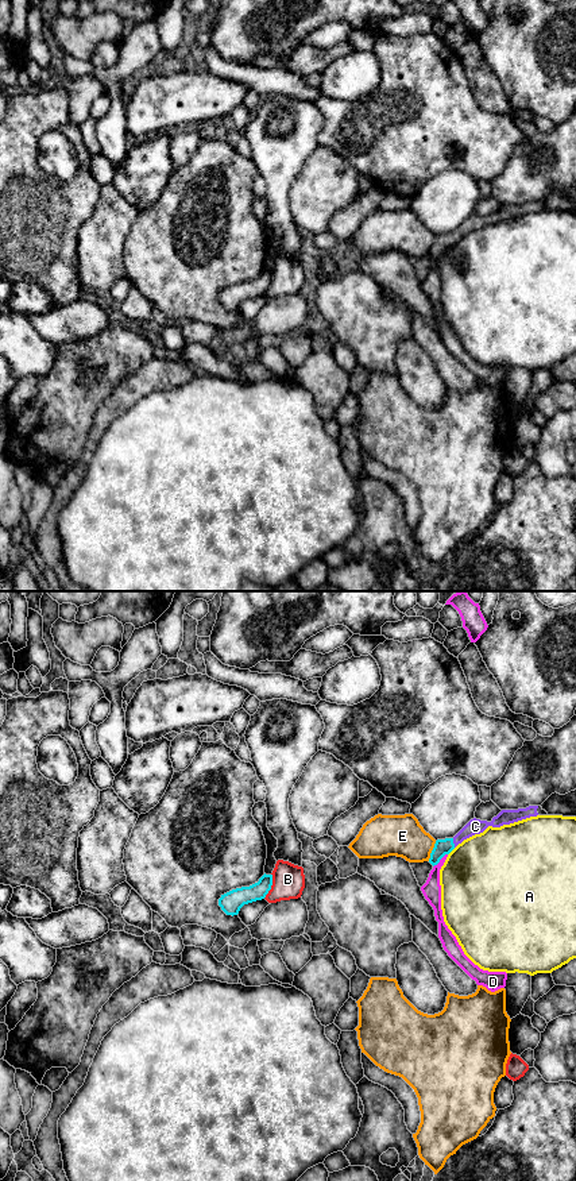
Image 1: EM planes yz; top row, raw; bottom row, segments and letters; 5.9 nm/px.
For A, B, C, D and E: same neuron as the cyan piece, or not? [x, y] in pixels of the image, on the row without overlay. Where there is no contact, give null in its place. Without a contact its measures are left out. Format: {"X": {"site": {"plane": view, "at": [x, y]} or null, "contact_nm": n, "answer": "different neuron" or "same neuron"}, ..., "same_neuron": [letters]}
{"A": {"site": {"plane": "yz", "at": [451, 246]}, "contact_nm": 60, "answer": "different neuron"}, "B": {"site": {"plane": "yz", "at": [271, 280]}, "contact_nm": 160, "answer": "different neuron"}, "C": {"site": {"plane": "yz", "at": [452, 238]}, "contact_nm": 60, "answer": "same neuron"}, "D": {"site": {"plane": "yz", "at": [440, 254]}, "contact_nm": 120, "answer": "different neuron"}, "E": {"site": {"plane": "yz", "at": [432, 246]}, "contact_nm": 130, "answer": "different neuron"}, "same_neuron": ["C"]}

